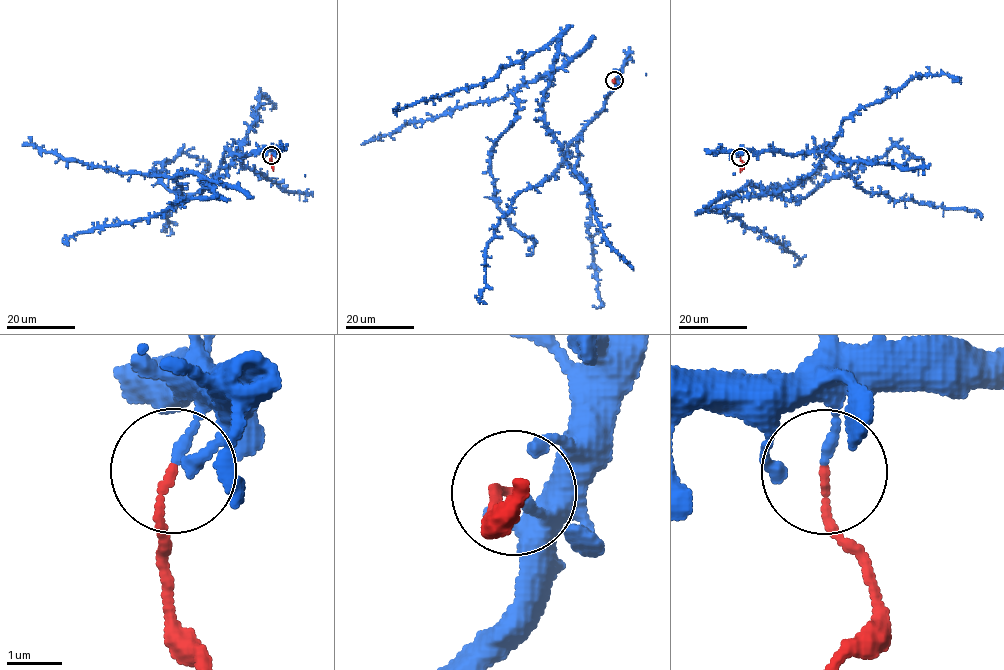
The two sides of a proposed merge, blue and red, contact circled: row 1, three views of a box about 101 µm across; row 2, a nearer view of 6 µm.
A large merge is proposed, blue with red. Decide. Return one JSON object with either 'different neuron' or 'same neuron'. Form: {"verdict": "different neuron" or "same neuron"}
{"verdict": "different neuron"}

